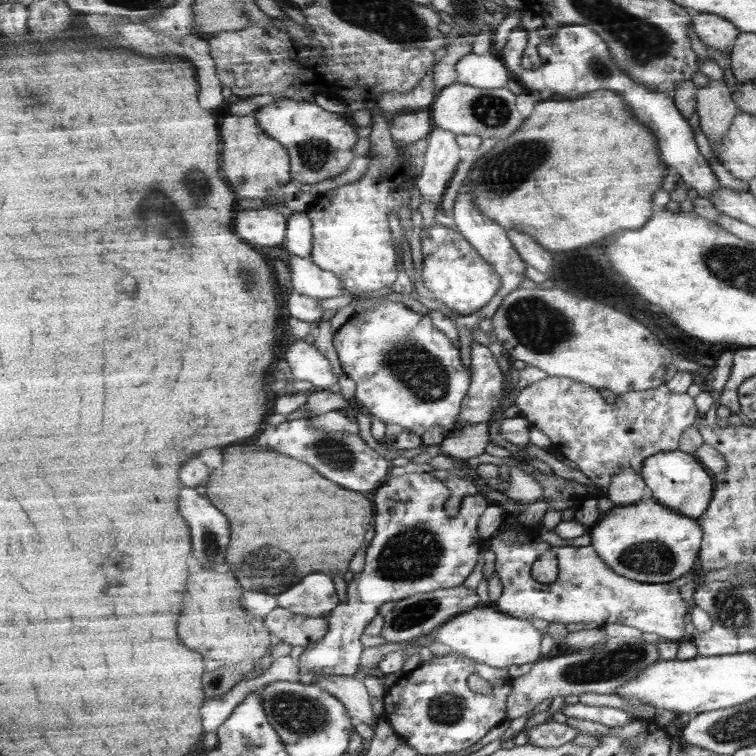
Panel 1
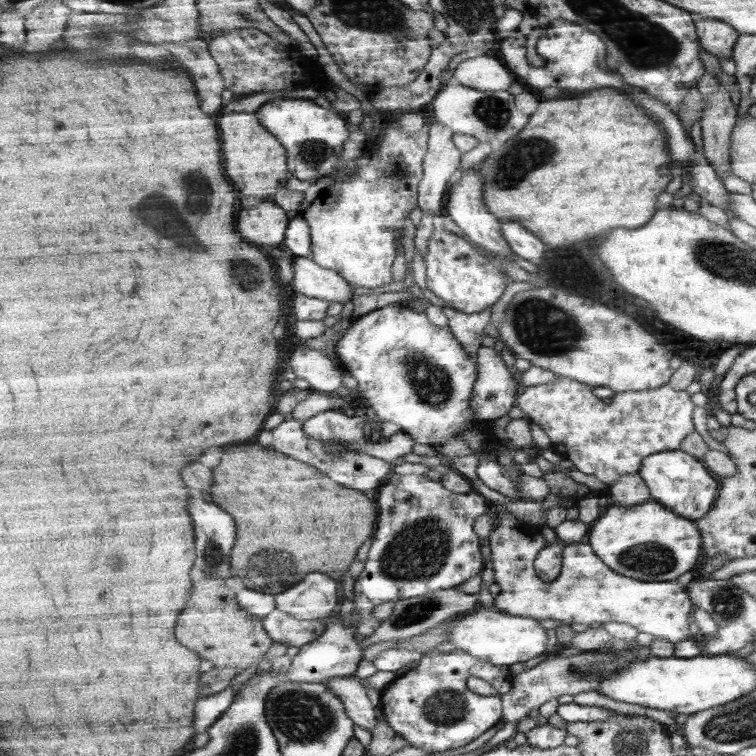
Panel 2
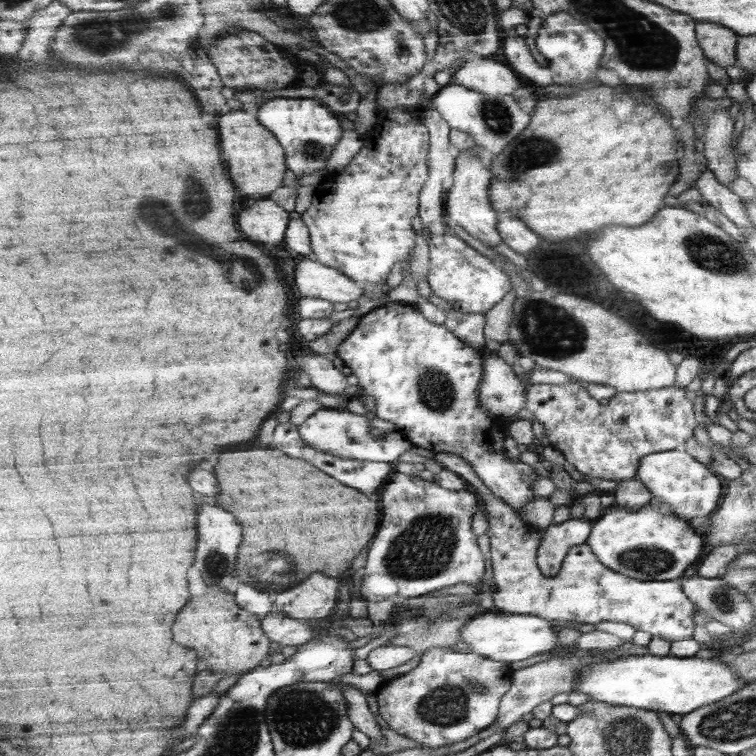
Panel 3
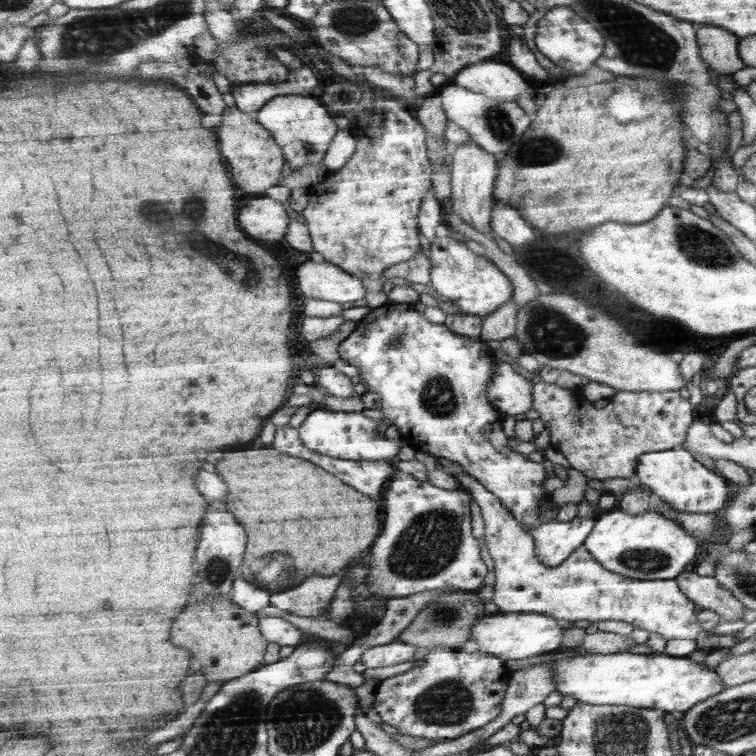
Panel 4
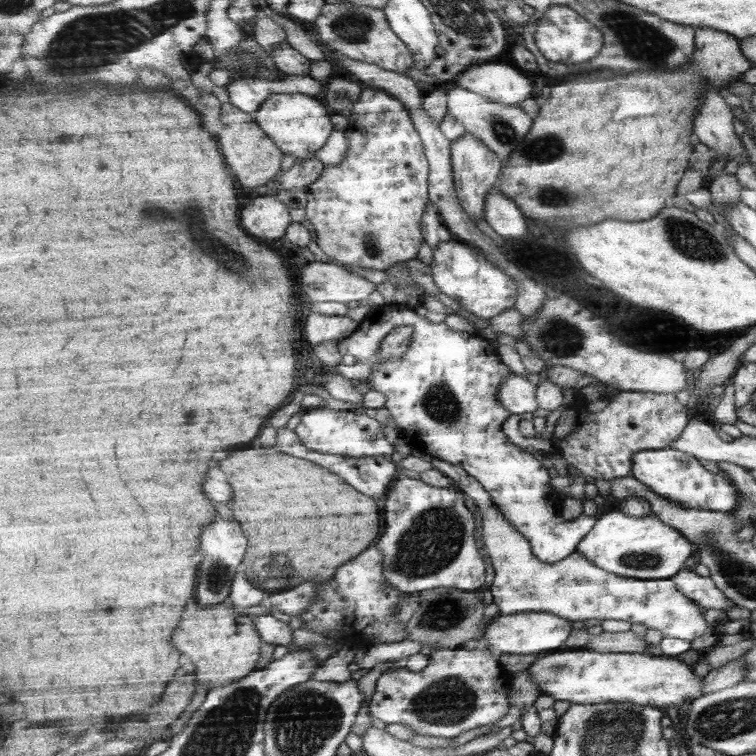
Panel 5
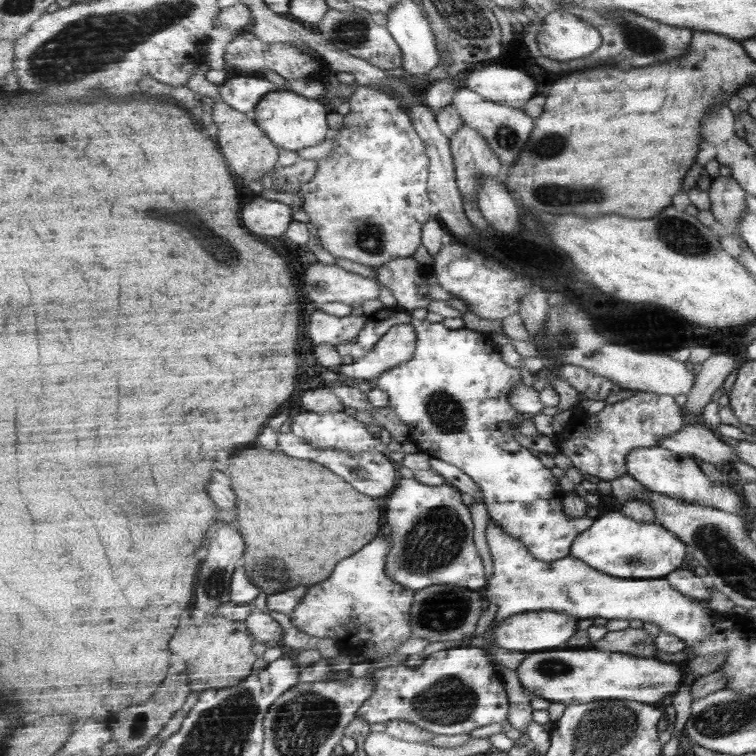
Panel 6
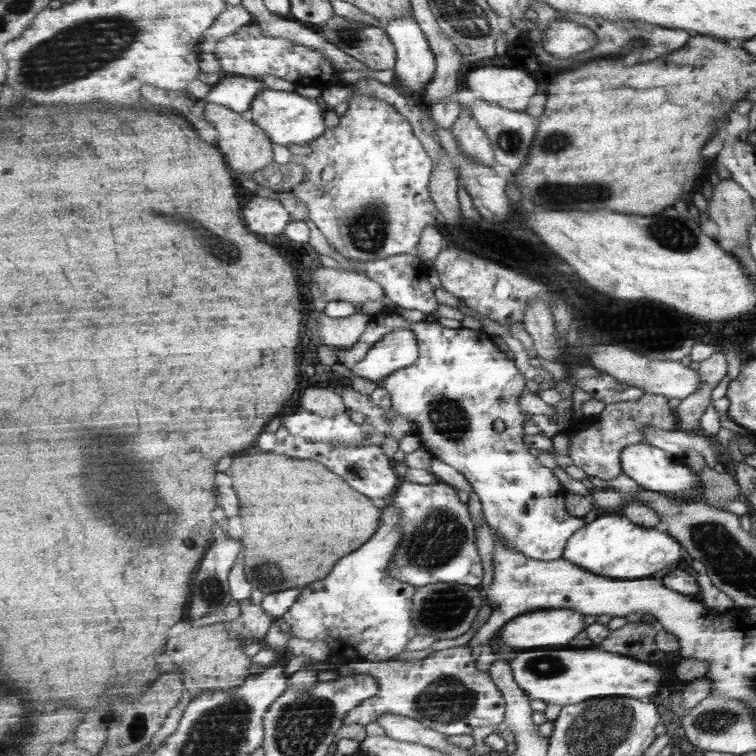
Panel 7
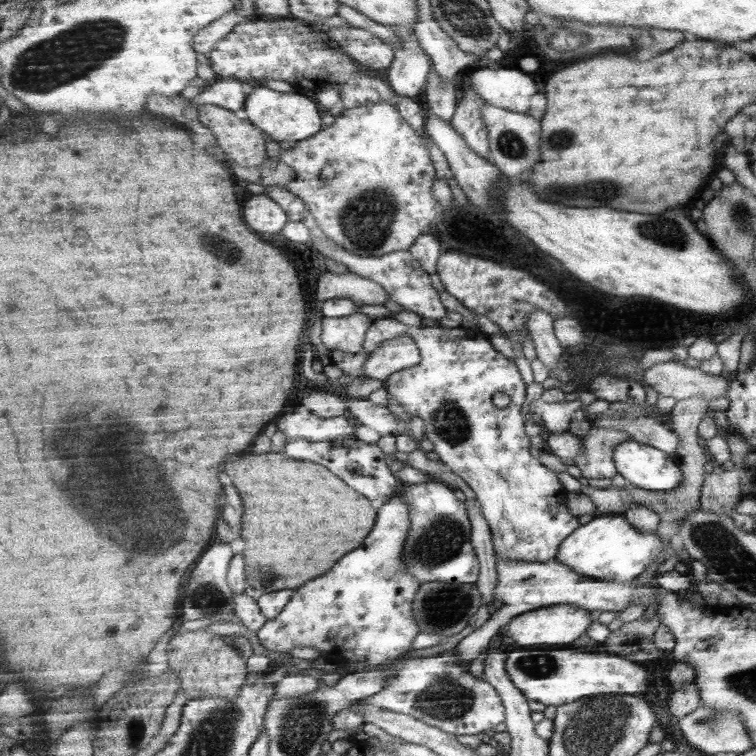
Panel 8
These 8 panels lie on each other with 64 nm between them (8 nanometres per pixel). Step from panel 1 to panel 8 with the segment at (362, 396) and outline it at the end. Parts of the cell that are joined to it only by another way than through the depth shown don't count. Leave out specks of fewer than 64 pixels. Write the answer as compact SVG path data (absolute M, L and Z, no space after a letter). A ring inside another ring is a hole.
M393 315L375 319L369 327L365 349L361 352L331 351L333 364L341 368L342 372L338 383L347 388L354 378L367 378L365 361L369 359L369 355L381 343L401 335L413 337L422 359L416 367L392 374L385 383L387 391L392 398L401 402L407 414L419 416L425 422L424 437L432 443L435 453L447 467L463 478L477 495L482 514L493 531L493 545L495 545L497 560L499 557L529 562L556 560L563 541L582 525L579 524L579 518L567 507L568 492L563 488L561 480L557 478L557 472L543 466L529 452L532 438L526 434L527 416L521 412L527 398L527 384L523 382L523 376L517 364L501 354L501 351L495 350L487 333L456 324L449 327L439 324L410 326L399 322ZM497 392L504 392L510 397L510 403L506 407L497 408L493 404L493 396Z

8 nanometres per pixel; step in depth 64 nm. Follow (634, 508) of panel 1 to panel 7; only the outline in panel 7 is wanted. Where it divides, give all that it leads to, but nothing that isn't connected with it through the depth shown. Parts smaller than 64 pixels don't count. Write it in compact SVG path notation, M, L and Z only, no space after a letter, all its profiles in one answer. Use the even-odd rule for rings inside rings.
M606 513L598 515L569 538L564 557L592 574L617 580L638 580L652 578L671 564L678 567L678 562L683 558L683 548L684 545L676 537L658 527L638 526L623 514Z

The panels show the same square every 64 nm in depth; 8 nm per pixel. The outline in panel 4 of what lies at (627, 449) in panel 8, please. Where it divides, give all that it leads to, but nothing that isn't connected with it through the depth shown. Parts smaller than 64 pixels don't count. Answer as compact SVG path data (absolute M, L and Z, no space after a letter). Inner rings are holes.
M687 450L654 451L638 462L636 477L671 509L688 514L719 514L732 501L733 485Z

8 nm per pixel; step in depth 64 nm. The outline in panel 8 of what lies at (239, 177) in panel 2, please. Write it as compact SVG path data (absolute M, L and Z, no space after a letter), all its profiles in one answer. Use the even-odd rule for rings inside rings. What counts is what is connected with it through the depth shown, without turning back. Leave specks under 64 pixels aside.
M208 104L199 106L199 119L211 127L219 146L236 164L247 168L265 164L268 159L266 132L248 118L237 118L232 110Z

